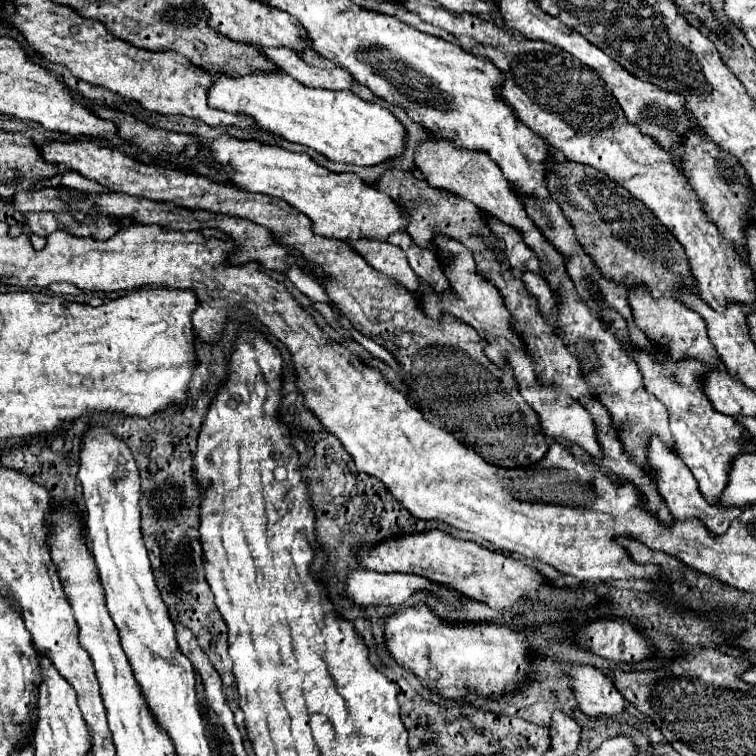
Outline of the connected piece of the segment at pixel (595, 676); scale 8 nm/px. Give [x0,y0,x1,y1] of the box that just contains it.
[564,666,628,718]

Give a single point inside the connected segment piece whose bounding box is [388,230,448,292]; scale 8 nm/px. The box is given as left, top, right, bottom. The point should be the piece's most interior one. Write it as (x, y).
(423, 262)

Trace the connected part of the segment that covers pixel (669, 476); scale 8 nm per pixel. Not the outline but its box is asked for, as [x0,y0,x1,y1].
[646,434,742,534]

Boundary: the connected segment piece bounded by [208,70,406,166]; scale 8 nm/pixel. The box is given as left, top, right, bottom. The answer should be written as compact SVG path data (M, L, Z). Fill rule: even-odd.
M280 70L246 74L240 78L214 74L214 82L208 90L208 106L230 114L244 114L252 118L262 130L314 148L332 162L342 164L380 164L386 158L398 156L402 152L406 136L400 120L394 118L384 106L368 104L350 90L330 92L308 88Z

